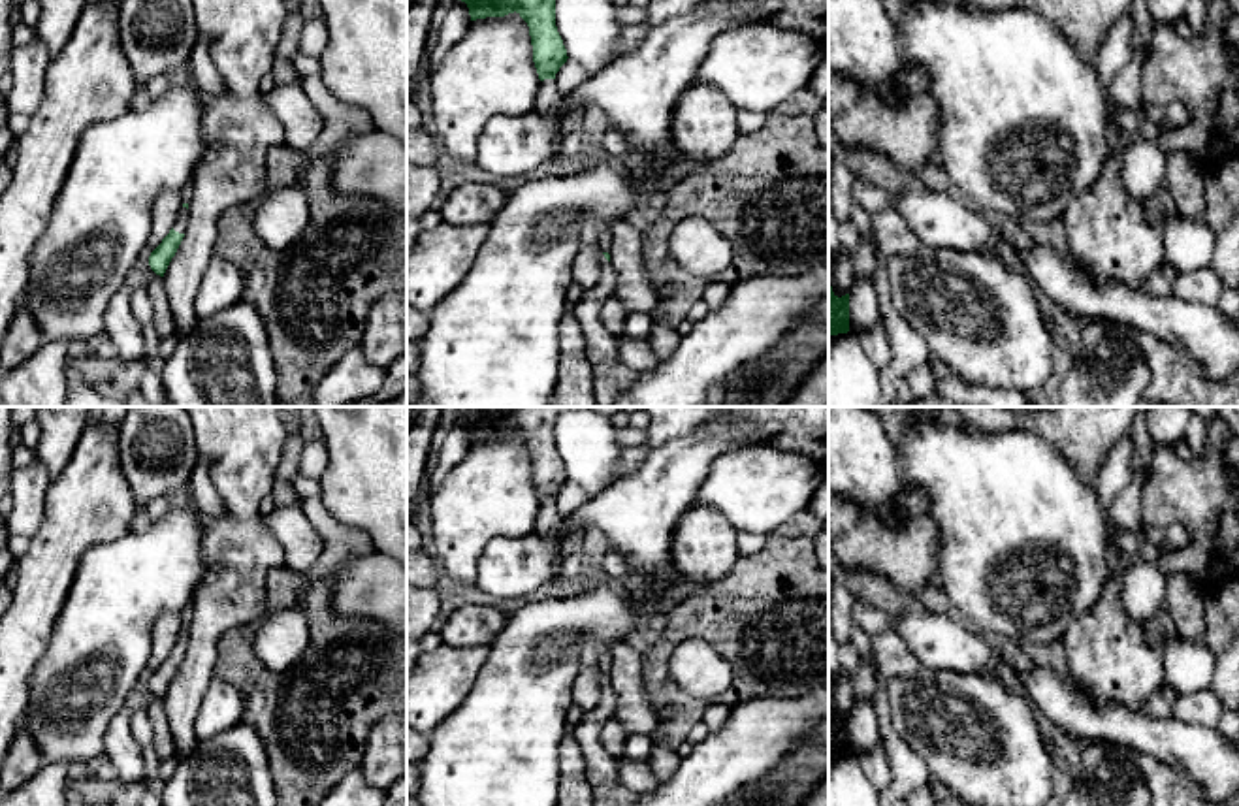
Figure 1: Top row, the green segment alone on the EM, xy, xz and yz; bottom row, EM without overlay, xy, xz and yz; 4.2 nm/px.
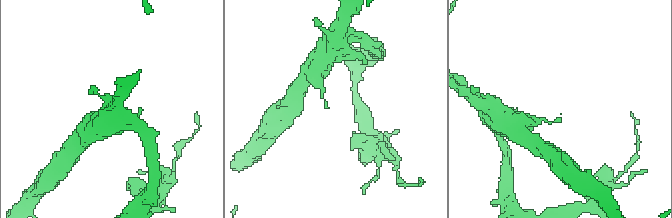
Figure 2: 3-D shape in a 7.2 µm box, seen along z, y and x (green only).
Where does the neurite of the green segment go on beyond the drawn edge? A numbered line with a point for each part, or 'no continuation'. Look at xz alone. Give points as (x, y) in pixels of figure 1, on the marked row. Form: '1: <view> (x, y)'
1: xz (611, 377)

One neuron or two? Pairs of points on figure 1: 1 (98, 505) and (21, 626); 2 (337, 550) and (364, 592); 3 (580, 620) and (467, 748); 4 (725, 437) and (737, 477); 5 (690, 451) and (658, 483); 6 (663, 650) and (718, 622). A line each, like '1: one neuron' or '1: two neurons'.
1: one neuron
2: two neurons
3: one neuron
4: two neurons
5: one neuron
6: one neuron

